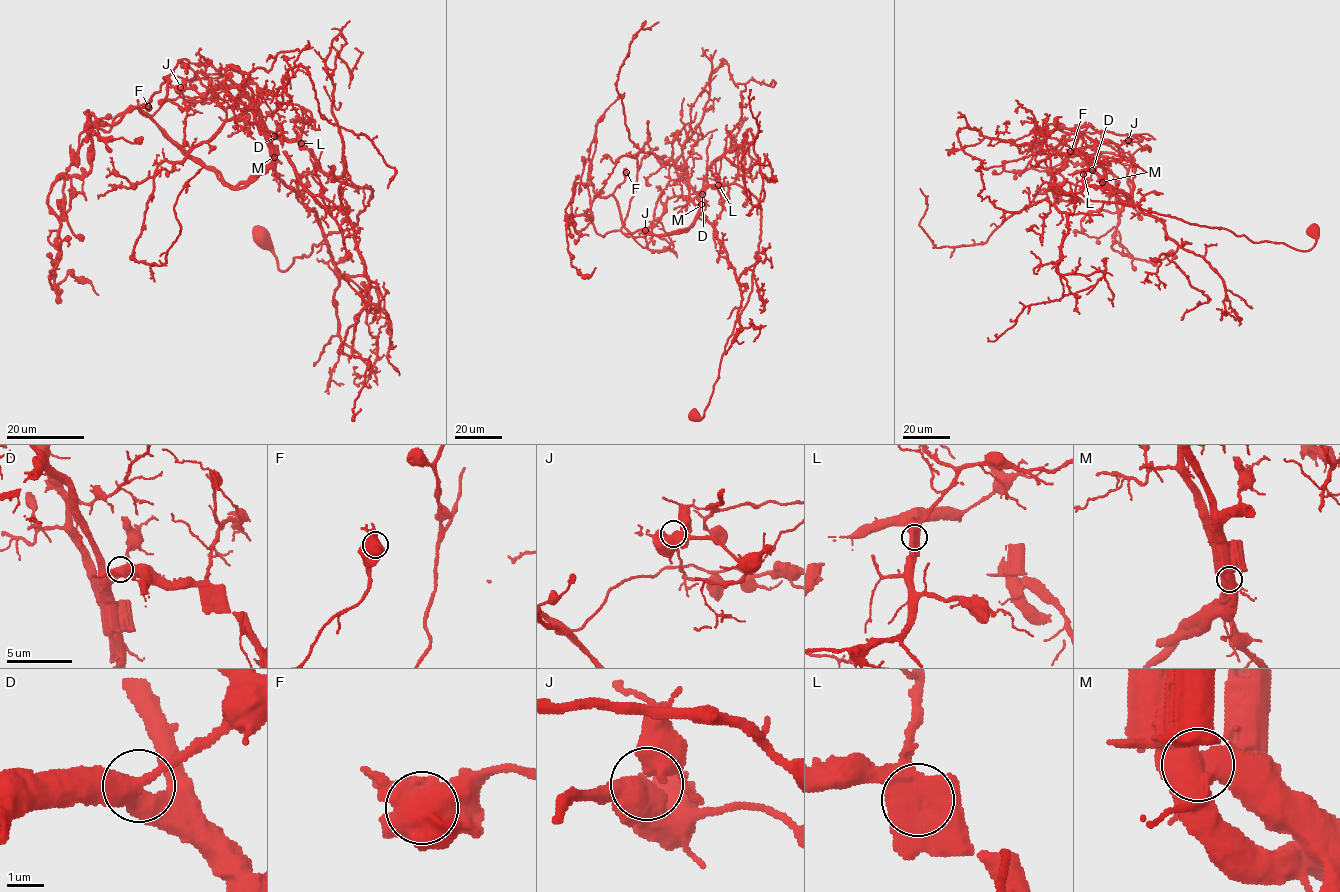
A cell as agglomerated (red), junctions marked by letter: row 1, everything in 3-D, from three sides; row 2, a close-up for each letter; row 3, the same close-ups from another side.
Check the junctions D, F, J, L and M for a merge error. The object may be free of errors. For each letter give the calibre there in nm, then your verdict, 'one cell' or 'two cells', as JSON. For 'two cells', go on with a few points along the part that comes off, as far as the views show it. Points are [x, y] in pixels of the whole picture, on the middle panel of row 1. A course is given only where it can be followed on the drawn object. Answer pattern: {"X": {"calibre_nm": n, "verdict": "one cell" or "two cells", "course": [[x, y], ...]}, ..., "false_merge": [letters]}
{"D": {"calibre_nm": 460, "verdict": "one cell"}, "F": {"calibre_nm": 600, "verdict": "one cell"}, "J": {"calibre_nm": 500, "verdict": "one cell"}, "L": {"calibre_nm": 650, "verdict": "one cell"}, "M": {"calibre_nm": 600, "verdict": "two cells", "course": [[701, 204], [685, 231], [651, 234], [596, 196], [591, 218], [565, 219], [571, 264], [595, 268]]}, "false_merge": ["M"]}

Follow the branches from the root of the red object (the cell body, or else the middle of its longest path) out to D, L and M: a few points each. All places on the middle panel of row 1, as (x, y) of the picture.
D: (695, 415), (703, 416), (748, 300), (760, 241), (760, 205), (749, 192), (729, 184), (702, 194)
L: (695, 415), (703, 416), (718, 378), (727, 339), (748, 300), (760, 241), (759, 202), (736, 184), (718, 185)
M: (695, 415), (703, 416), (727, 339), (748, 300), (760, 241), (760, 205), (746, 189), (709, 185), (701, 204)

